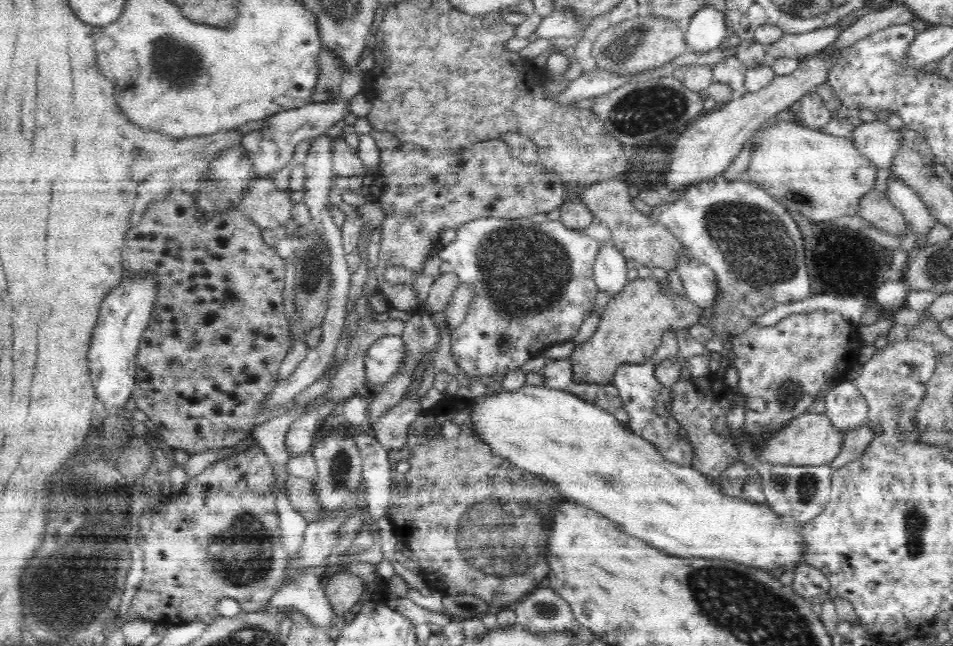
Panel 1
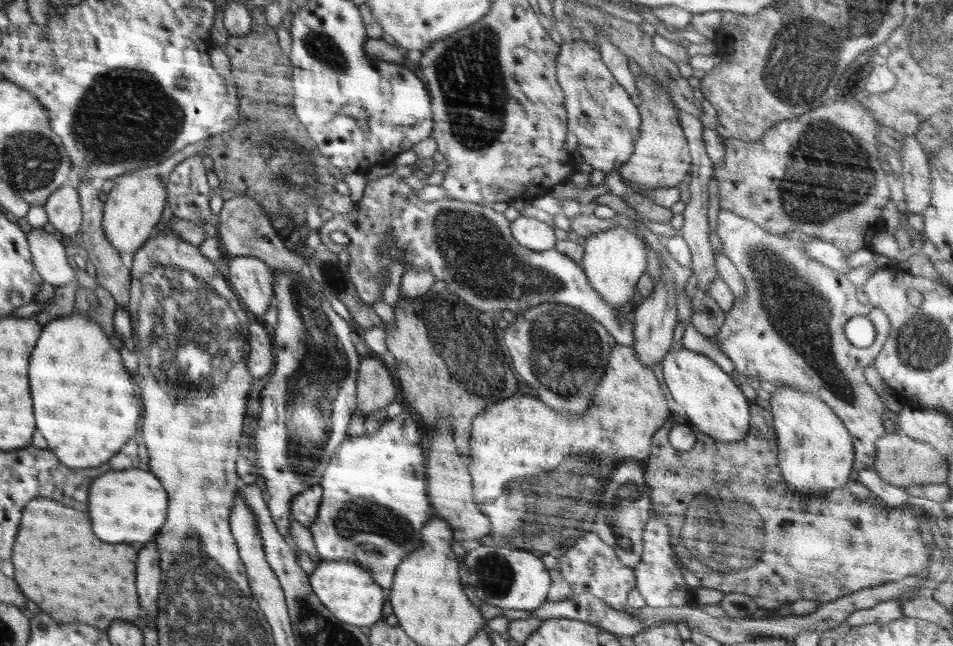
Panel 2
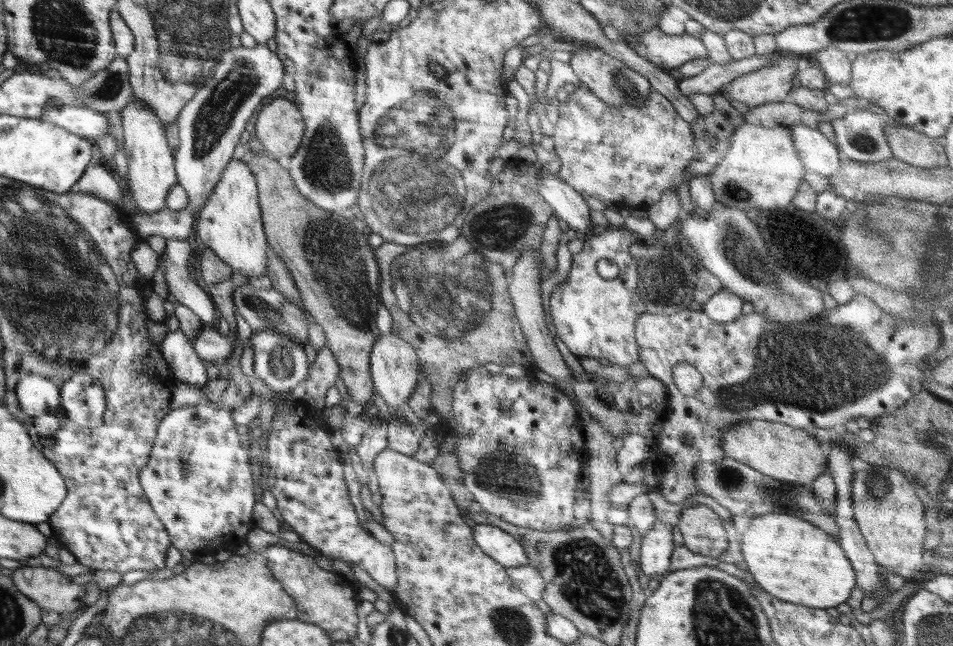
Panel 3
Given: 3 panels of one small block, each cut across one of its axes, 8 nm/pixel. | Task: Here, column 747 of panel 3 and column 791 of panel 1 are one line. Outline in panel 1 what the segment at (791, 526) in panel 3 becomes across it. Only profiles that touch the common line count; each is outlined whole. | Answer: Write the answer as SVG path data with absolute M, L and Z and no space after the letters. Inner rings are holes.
M526 383L518 387L515 391L503 390L498 393L485 394L476 399L476 402L472 406L470 418L472 420L472 430L486 444L490 445L492 452L496 456L501 456L509 460L514 466L524 471L528 471L534 475L540 475L542 478L554 482L557 490L568 498L568 500L584 505L586 508L592 508L596 512L602 512L610 520L618 522L624 528L626 534L638 536L638 538L646 540L648 544L652 544L652 546L656 546L656 548L660 548L660 550L664 550L668 554L674 554L674 556L702 556L702 558L716 558L716 560L732 560L736 561L737 564L746 564L746 566L752 566L753 568L768 568L768 570L784 568L784 572L787 566L795 565L796 570L798 566L806 564L804 563L803 548L801 547L803 540L801 540L799 527L786 529L786 525L780 519L781 515L774 512L770 506L762 506L761 504L754 504L742 498L726 496L719 489L718 483L713 483L702 472L698 472L692 466L678 465L666 460L650 441L634 434L626 424L616 420L614 415L595 404L582 400L579 396L569 393L566 390L548 388L545 384L542 386L530 386Z

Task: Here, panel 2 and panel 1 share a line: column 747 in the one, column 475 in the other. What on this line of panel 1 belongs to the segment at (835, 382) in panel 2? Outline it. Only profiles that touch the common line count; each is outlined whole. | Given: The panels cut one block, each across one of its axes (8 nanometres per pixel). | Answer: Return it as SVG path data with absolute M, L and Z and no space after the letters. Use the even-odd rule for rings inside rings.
M485 217L455 230L454 240L442 244L438 254L452 264L460 283L468 283L474 291L465 320L450 334L452 358L460 370L478 378L506 373L520 369L551 344L572 340L594 309L599 290L593 266L601 244L584 231L564 227L560 220L536 224L529 218Z

